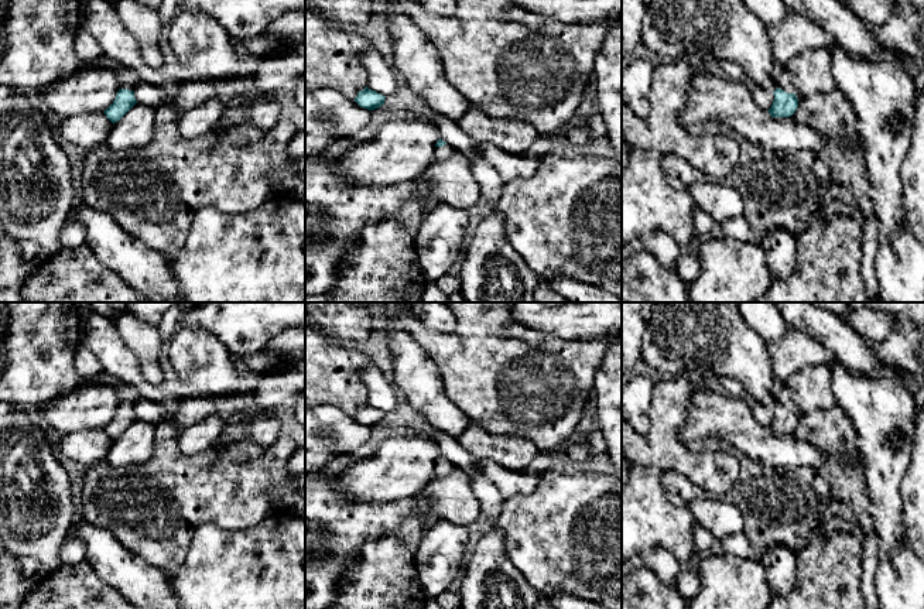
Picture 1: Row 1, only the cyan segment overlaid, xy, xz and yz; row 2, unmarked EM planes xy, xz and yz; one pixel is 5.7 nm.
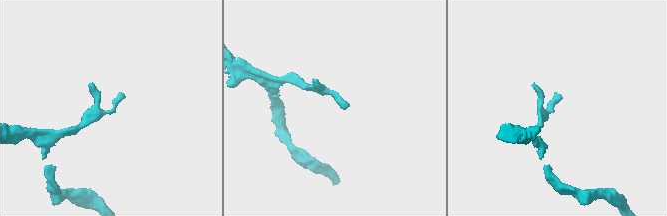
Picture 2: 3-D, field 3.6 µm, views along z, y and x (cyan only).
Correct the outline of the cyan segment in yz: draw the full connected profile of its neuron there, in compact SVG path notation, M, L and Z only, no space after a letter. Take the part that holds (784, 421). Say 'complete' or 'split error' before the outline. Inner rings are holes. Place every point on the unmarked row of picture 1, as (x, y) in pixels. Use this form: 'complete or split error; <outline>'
split error; M786 384L778 386L776 398L777 406L773 408L774 417L769 430L771 434L790 434L798 424L798 415Z

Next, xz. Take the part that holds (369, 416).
complete; M367 403L357 410L355 418L367 427L374 427L384 421L386 413L377 410L376 407L369 406Z

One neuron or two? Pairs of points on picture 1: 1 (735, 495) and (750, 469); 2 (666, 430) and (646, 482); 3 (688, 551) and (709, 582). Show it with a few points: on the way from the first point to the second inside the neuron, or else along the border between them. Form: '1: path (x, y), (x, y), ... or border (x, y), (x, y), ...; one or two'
1: path (741, 489), (750, 479), (750, 475); one
2: border (636, 465), (656, 468), (660, 472); two
3: border (700, 553), (691, 563); two

